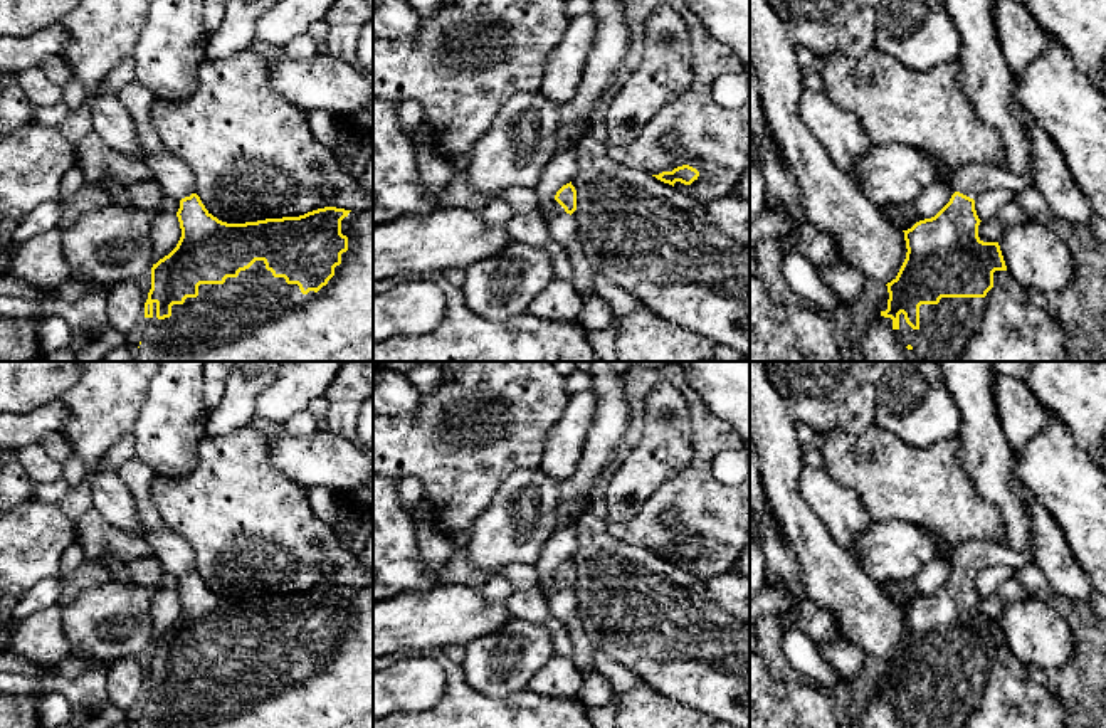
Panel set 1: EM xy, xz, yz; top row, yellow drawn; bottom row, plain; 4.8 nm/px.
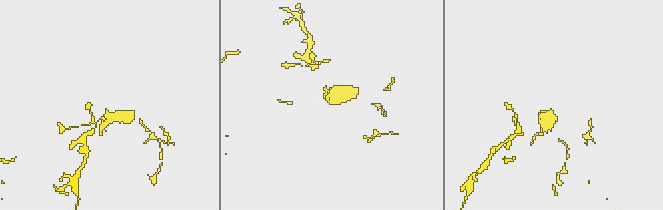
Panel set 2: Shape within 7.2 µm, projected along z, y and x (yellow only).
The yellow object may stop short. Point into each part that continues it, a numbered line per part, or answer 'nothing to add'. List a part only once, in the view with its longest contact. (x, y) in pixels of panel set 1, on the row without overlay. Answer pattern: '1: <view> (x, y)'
1: xy (254, 688)
2: yz (972, 557)

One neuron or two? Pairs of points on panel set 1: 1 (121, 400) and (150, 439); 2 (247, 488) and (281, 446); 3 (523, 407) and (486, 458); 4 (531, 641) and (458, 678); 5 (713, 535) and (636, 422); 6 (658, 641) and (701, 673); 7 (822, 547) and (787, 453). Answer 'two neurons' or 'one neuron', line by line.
1: two neurons
2: two neurons
3: one neuron
4: two neurons
5: one neuron
6: one neuron
7: one neuron

